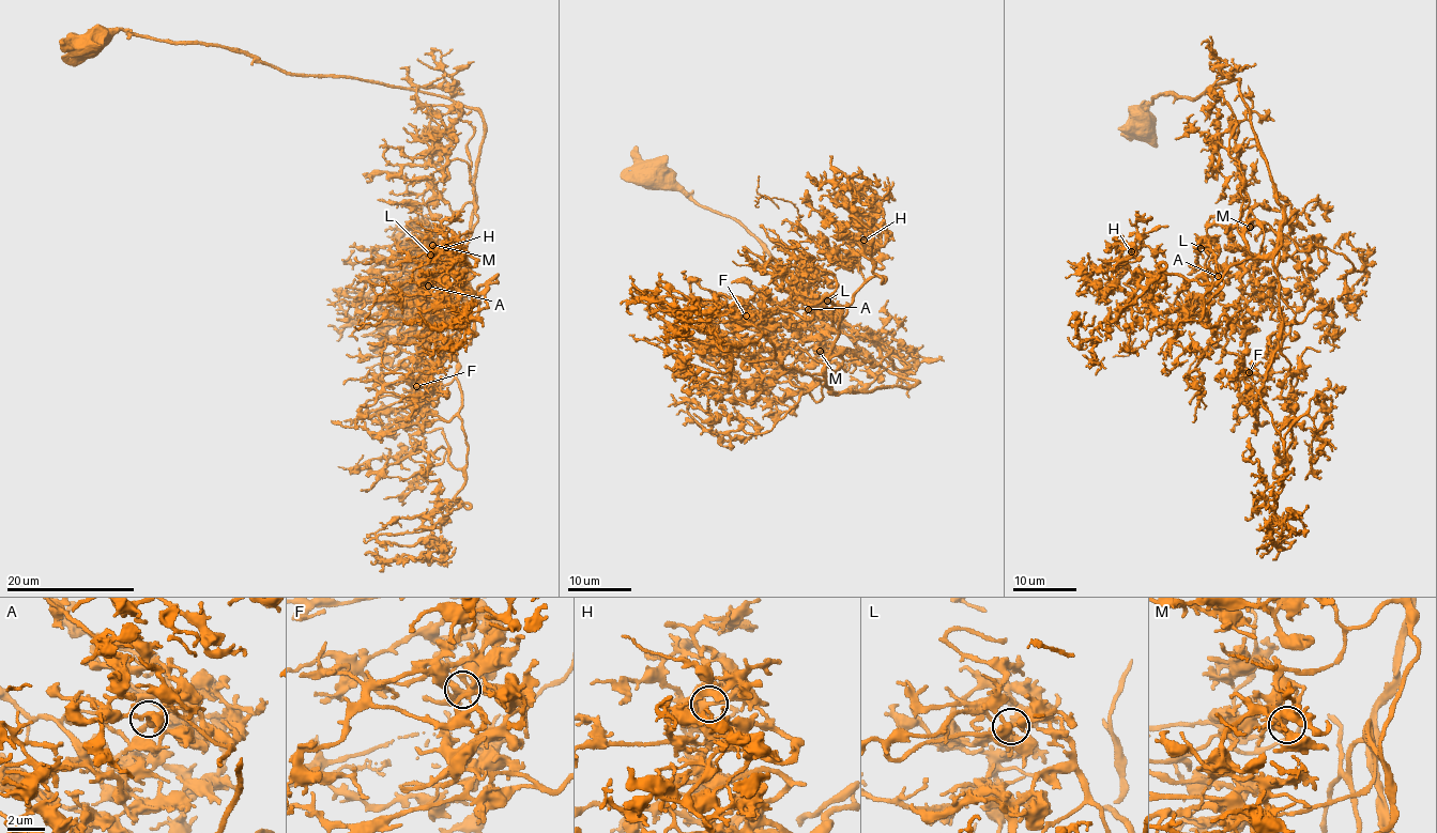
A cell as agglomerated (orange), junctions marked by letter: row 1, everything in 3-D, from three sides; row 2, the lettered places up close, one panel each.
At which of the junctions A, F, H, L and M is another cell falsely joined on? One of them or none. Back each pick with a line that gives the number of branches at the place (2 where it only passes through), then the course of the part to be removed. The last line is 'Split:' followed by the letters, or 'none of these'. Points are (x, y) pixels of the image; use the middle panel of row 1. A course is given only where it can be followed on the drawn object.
Split: none of these

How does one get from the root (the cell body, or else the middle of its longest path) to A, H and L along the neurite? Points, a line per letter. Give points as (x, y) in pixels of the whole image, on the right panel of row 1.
A: (1139, 119), (1156, 94), (1238, 78), (1282, 230), (1256, 256), (1248, 224), (1259, 253), (1218, 276)
H: (1139, 119), (1156, 94), (1238, 78), (1282, 230), (1211, 283), (1163, 273), (1142, 288), (1131, 251)
L: (1139, 119), (1156, 94), (1193, 98), (1238, 78), (1280, 242), (1228, 268), (1207, 301), (1223, 282), (1201, 247)

